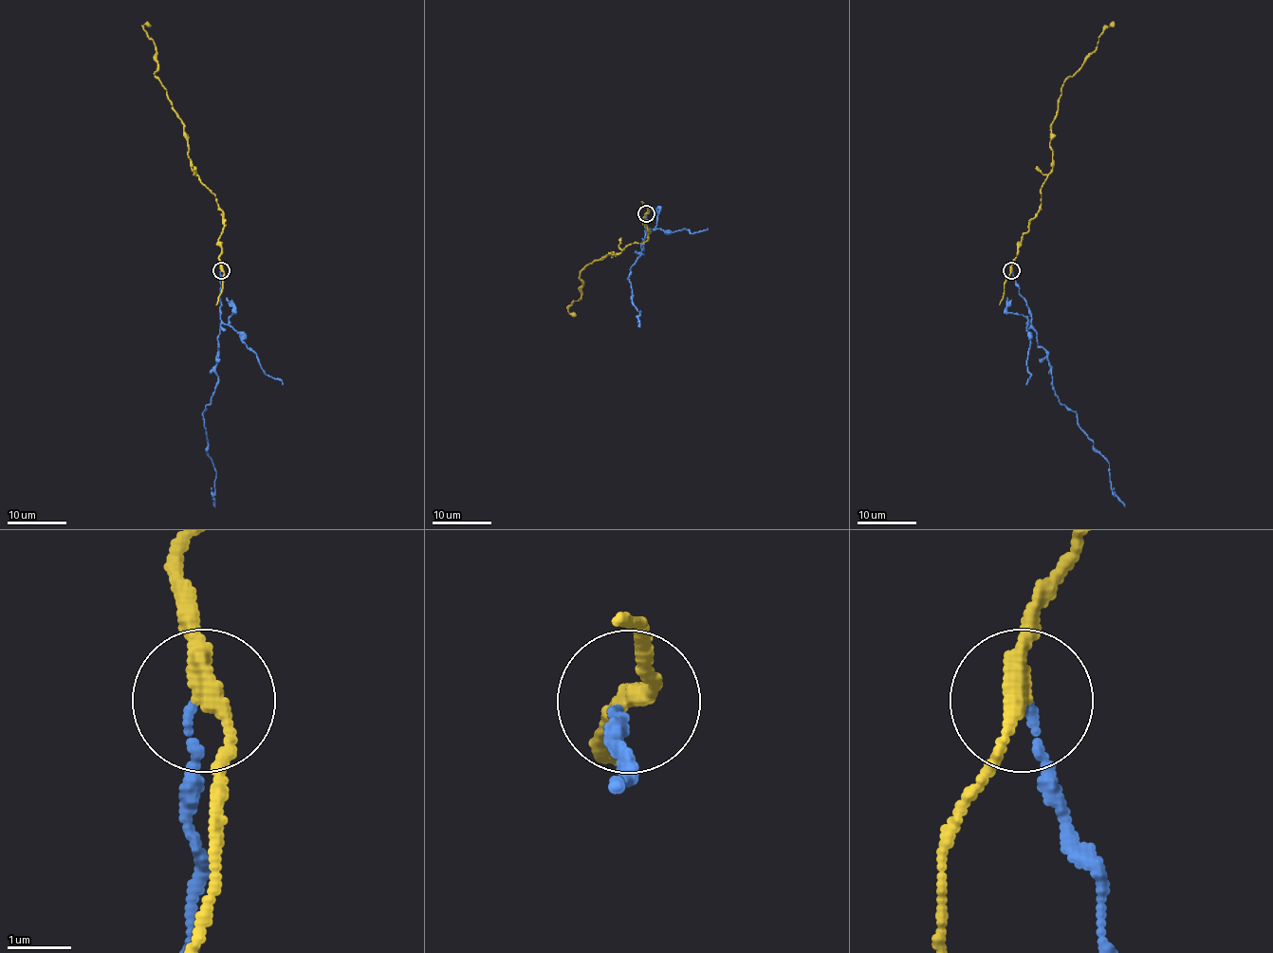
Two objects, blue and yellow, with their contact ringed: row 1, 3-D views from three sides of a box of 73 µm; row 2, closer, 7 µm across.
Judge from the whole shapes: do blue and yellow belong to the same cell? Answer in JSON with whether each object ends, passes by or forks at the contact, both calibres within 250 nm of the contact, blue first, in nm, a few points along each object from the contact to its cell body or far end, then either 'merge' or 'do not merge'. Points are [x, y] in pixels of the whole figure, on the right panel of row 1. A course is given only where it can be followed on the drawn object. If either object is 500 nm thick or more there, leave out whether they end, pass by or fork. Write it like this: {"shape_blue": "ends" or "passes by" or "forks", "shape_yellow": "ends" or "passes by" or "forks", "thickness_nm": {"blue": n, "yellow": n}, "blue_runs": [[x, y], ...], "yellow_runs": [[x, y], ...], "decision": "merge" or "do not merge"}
{"shape_blue": "ends", "shape_yellow": "passes by", "thickness_nm": {"blue": 110, "yellow": 280}, "blue_runs": [[1012, 270], [1036, 341], [1046, 354], [1060, 403], [1077, 413], [1078, 427], [1109, 464], [1111, 489], [1124, 507]], "yellow_runs": [[1011, 270], [1053, 167], [1051, 122], [1061, 85], [1114, 26]], "decision": "do not merge"}

